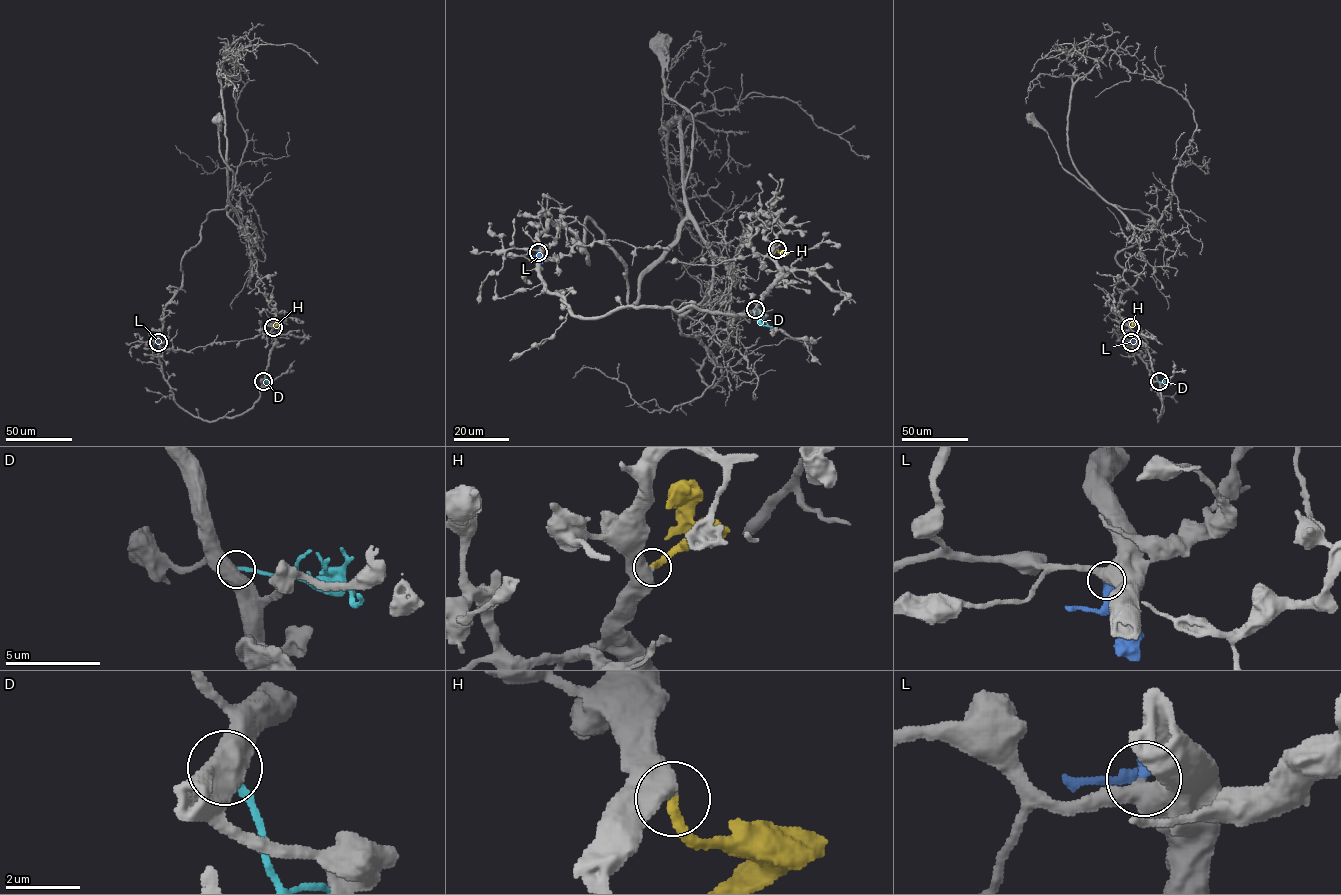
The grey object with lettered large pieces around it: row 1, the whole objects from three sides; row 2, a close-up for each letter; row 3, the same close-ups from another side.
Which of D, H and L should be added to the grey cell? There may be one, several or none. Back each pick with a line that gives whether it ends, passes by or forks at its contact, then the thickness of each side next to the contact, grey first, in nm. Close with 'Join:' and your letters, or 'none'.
H: it ends | 550/320 nm
L: it ends | 500/550 nm
Join: H, L

